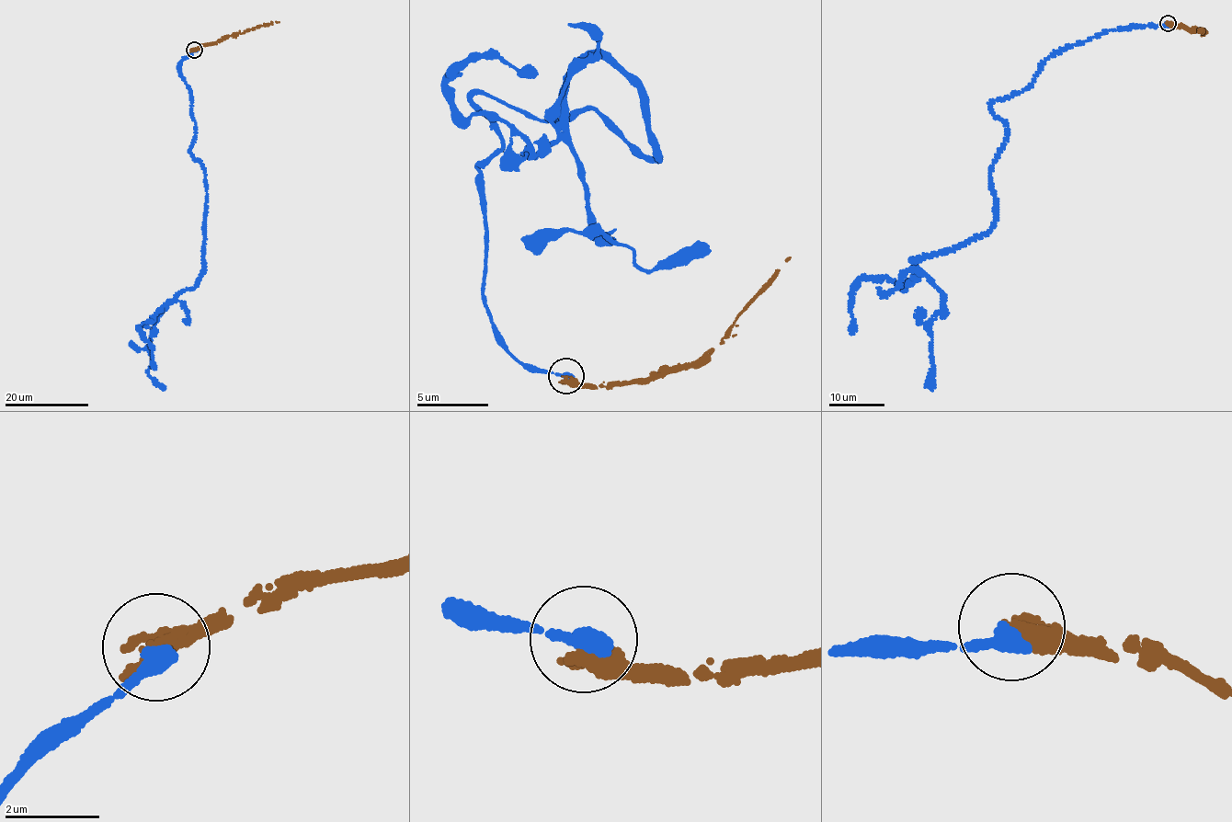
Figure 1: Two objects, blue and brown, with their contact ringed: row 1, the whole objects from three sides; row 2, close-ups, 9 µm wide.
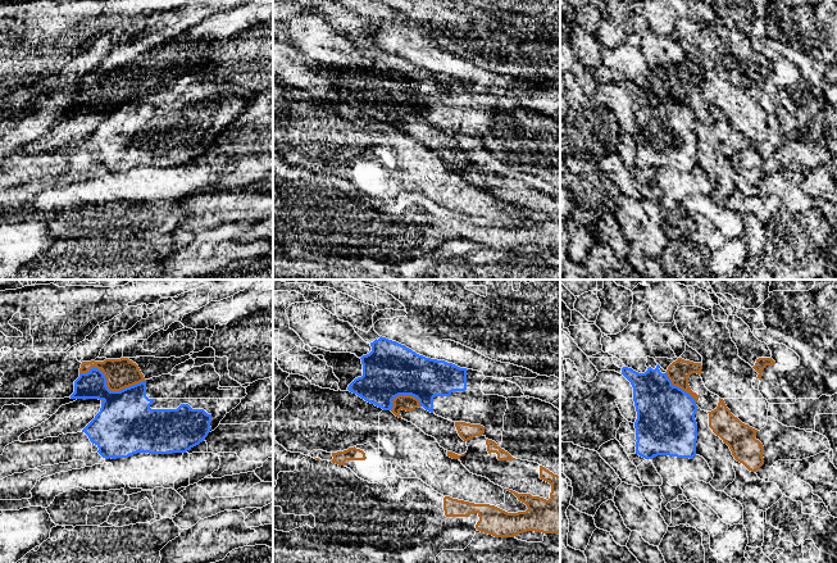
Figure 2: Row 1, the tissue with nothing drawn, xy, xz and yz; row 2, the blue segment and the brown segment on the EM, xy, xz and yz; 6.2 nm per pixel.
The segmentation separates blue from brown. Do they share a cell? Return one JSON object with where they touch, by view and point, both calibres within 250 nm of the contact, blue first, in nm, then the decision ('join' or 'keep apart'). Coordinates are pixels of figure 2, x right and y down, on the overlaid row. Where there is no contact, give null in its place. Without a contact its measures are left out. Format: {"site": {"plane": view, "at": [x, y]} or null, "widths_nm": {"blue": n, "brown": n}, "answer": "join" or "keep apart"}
{"site": {"plane": "xy", "at": [107, 387]}, "widths_nm": {"blue": 360, "brown": 190}, "answer": "keep apart"}

